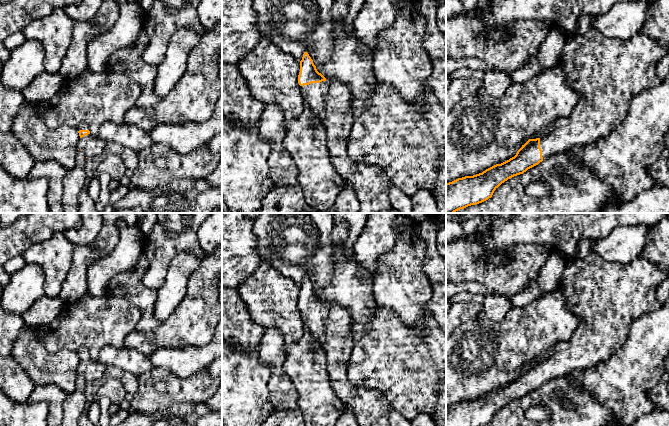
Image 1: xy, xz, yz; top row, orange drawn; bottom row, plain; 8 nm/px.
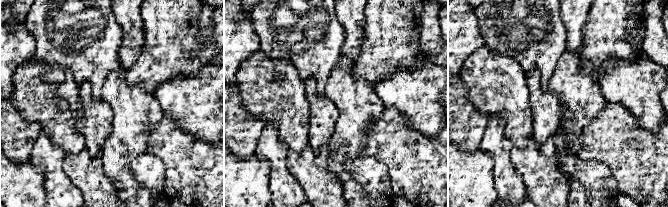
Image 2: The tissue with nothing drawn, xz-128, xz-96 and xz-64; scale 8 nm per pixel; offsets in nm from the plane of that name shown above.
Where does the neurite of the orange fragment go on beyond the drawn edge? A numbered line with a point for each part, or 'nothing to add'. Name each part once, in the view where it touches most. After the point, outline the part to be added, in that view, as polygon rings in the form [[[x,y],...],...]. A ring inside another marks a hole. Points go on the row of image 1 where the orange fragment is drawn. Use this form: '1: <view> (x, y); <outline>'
1: xz (314, 94); [[[327,80],[301,86],[304,101],[310,107],[314,117],[321,124],[323,124],[328,115],[326,113],[326,97],[329,92],[329,87],[330,84]]]

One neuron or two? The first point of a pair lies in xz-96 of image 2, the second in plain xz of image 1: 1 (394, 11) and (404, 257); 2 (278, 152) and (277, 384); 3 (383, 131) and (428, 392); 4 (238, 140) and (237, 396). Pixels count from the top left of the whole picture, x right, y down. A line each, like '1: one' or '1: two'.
1: two
2: one
3: one
4: two

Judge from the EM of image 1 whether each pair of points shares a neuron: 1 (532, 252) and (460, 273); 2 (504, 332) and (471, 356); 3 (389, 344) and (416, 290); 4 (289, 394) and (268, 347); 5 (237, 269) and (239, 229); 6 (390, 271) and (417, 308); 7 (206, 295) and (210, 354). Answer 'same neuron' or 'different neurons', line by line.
1: same neuron
2: same neuron
3: different neurons
4: same neuron
5: same neuron
6: same neuron
7: different neurons

